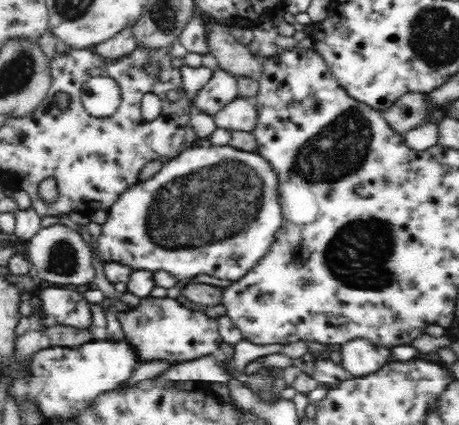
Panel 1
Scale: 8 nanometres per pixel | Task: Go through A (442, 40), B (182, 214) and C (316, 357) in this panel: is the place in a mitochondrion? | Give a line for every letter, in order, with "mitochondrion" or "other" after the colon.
A: mitochondrion
B: mitochondrion
C: other

